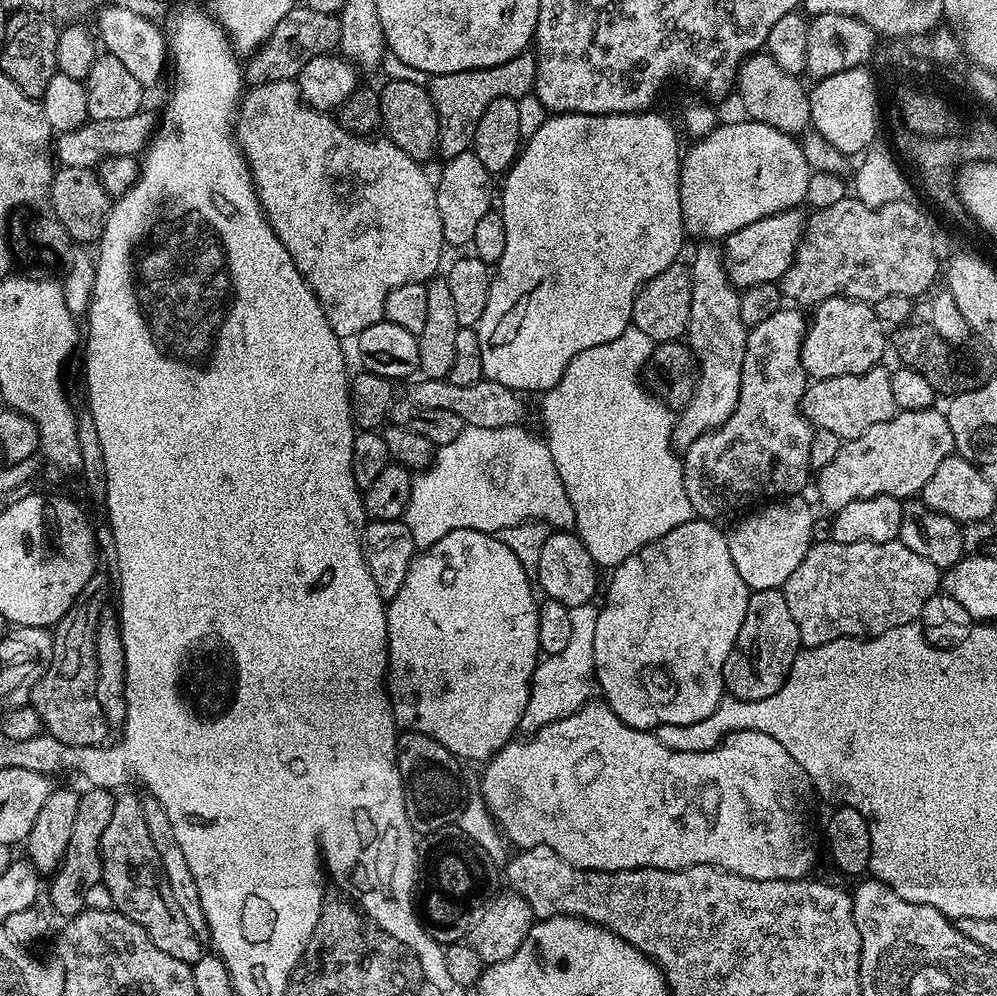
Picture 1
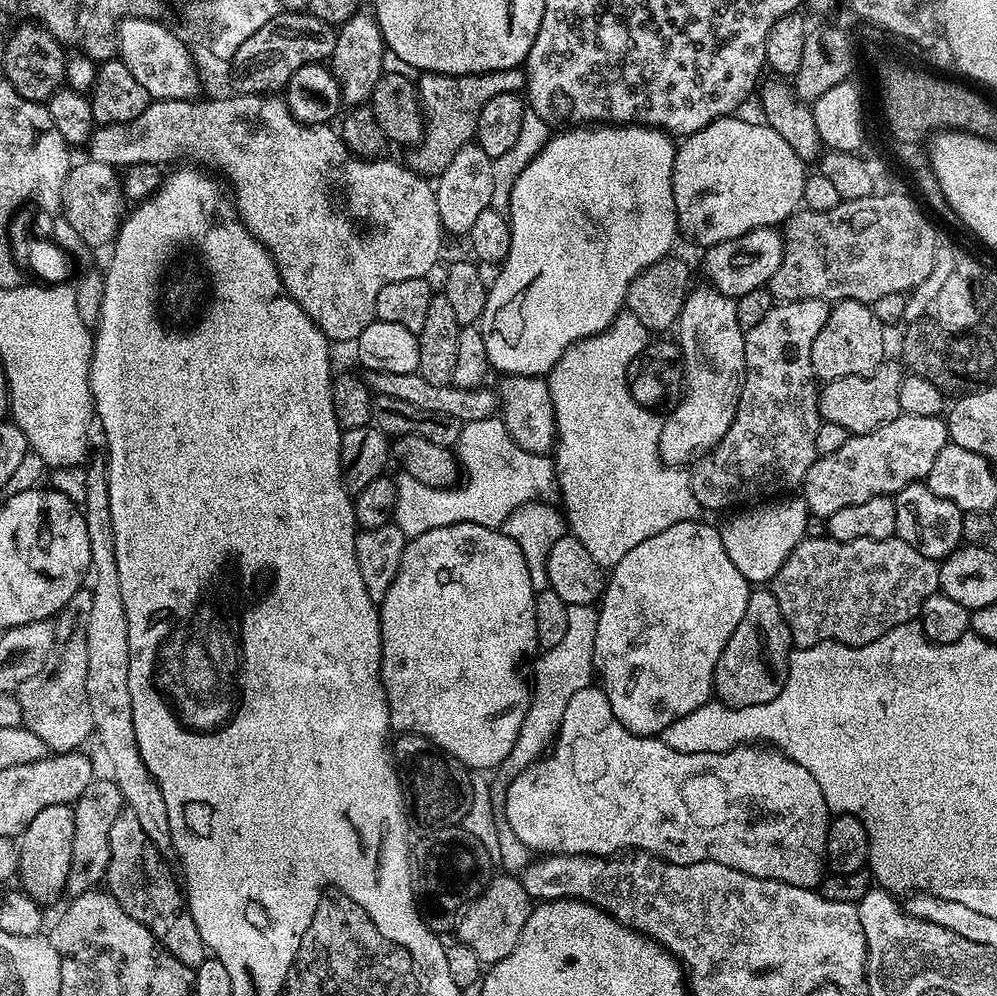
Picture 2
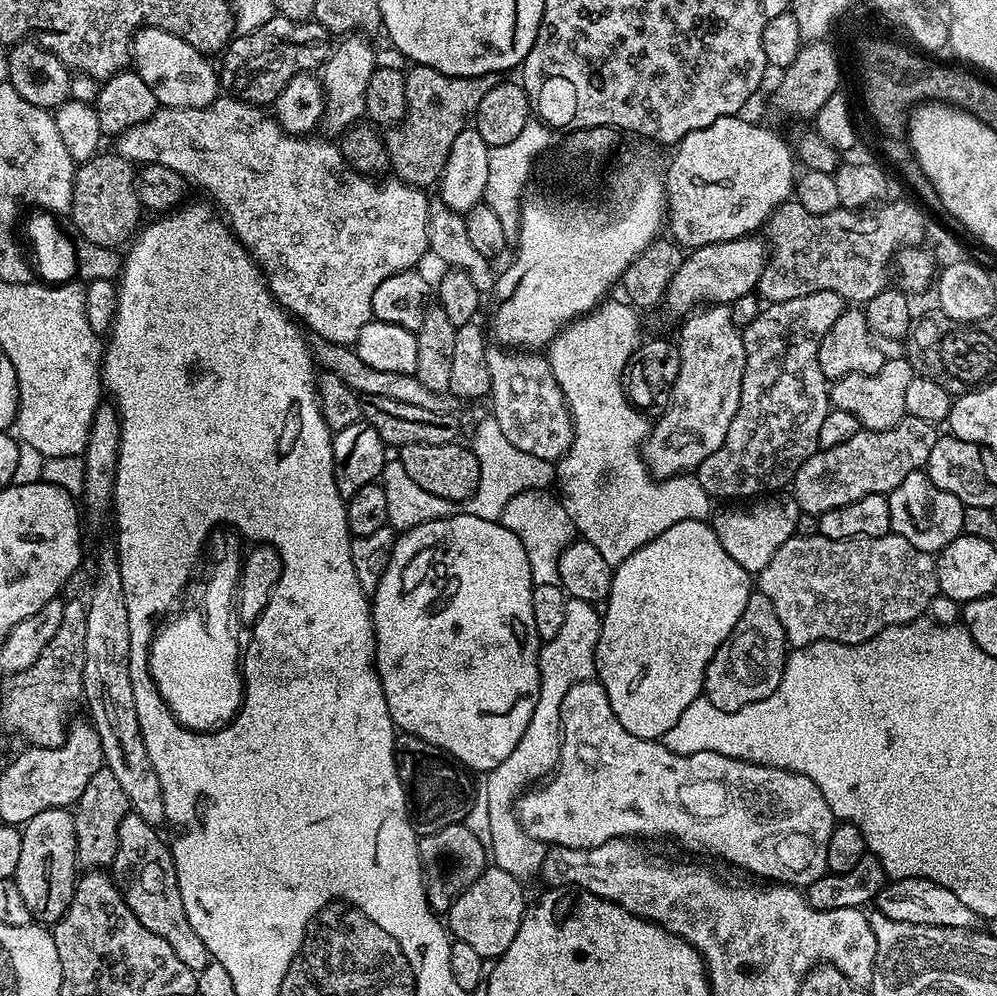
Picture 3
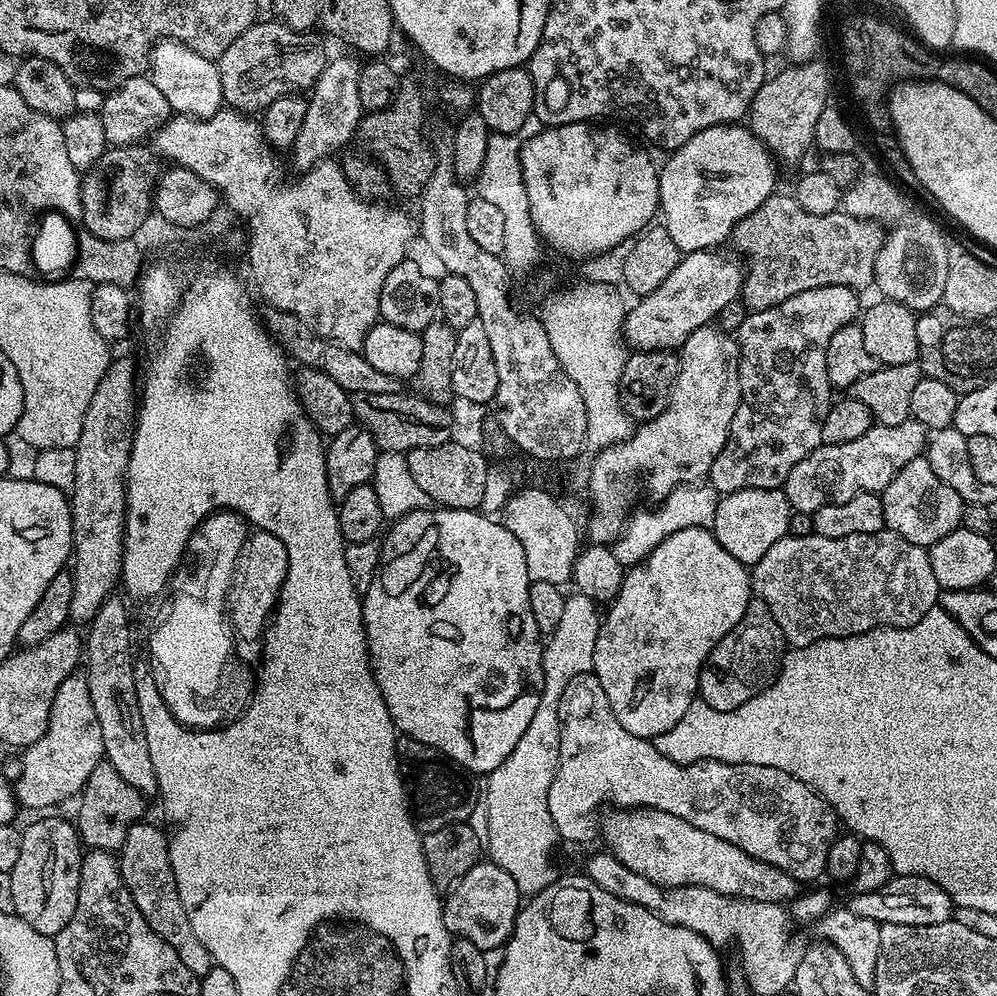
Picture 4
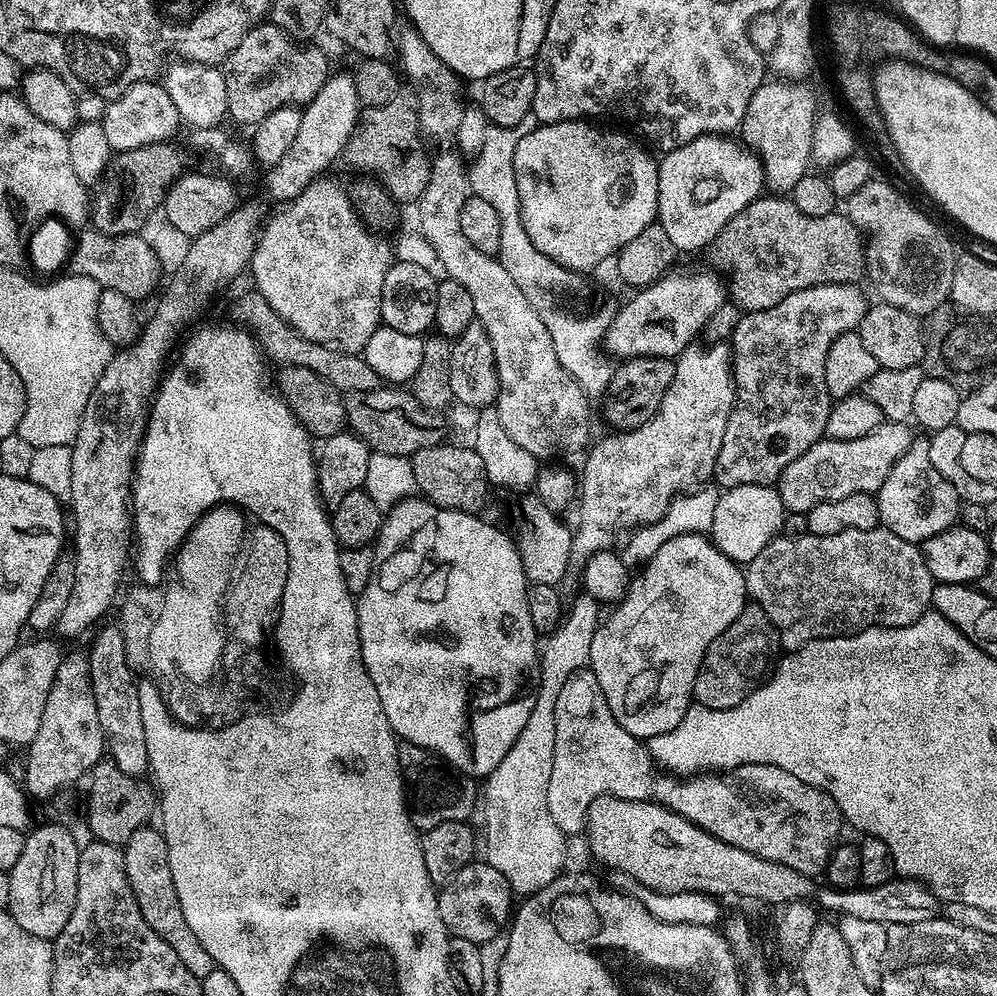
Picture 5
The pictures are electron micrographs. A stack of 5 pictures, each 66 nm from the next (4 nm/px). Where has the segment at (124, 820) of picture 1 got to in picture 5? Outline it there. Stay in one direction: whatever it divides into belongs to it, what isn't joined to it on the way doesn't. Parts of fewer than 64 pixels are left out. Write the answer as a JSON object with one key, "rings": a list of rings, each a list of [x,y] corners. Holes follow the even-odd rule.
{"rings":[[[145,826],[134,830],[130,838],[122,845],[126,878],[134,890],[134,898],[138,902],[138,910],[142,910],[142,918],[146,918],[150,930],[178,954],[178,962],[190,970],[201,980],[210,974],[213,962],[206,946],[194,938],[194,930],[190,930],[186,922],[186,914],[182,914],[182,902],[178,902],[178,890],[174,890],[174,874],[170,874],[170,858],[166,850],[166,838],[159,827]]]}

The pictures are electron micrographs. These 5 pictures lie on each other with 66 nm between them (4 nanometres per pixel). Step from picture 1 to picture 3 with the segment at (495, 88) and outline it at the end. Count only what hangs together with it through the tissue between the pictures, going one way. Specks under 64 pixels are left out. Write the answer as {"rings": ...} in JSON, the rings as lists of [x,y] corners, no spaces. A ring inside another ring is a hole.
{"rings":[[[409,67],[406,72],[408,112],[399,124],[383,133],[388,162],[395,179],[413,184],[416,188],[431,189],[431,184],[433,187],[444,173],[454,138],[469,127],[478,110],[478,102],[482,102],[486,90],[497,83],[495,75],[483,78],[447,76],[433,68]]]}

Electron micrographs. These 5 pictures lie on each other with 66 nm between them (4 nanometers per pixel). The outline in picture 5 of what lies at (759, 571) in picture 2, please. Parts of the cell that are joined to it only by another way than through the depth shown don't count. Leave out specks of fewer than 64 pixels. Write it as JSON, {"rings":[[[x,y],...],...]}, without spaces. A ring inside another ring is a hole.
{"rings":[[[739,484],[725,488],[718,498],[718,506],[714,506],[710,539],[719,552],[726,554],[726,558],[747,566],[751,560],[758,558],[758,554],[762,554],[762,550],[766,550],[771,540],[781,535],[785,511],[782,498],[771,484]]]}

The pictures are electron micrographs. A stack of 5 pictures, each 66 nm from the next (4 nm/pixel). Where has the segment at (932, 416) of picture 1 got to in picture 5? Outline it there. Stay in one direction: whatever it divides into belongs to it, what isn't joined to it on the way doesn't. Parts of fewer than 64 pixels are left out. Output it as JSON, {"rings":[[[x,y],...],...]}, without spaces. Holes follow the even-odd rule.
{"rings":[[[885,422],[878,430],[870,430],[866,438],[853,440],[819,440],[806,454],[794,458],[774,487],[782,498],[785,509],[790,512],[807,512],[818,502],[834,498],[846,498],[846,494],[877,493],[886,482],[886,474],[894,468],[894,462],[911,446],[914,433],[904,422]]]}

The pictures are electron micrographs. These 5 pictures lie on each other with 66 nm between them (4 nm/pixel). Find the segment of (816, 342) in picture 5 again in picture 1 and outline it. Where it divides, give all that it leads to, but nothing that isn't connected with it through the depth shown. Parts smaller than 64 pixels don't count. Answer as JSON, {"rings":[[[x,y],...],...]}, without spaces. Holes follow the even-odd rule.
{"rings":[[[781,306],[766,318],[766,322],[758,322],[758,326],[750,329],[746,354],[742,358],[742,386],[738,390],[738,406],[734,414],[730,414],[720,428],[702,434],[689,448],[683,449],[686,498],[690,498],[692,511],[701,520],[716,522],[727,512],[739,513],[757,502],[794,496],[803,493],[807,484],[809,487],[810,442],[814,429],[802,411],[810,377],[802,366],[802,342],[808,332],[808,320],[800,312],[803,311],[796,306]]]}

